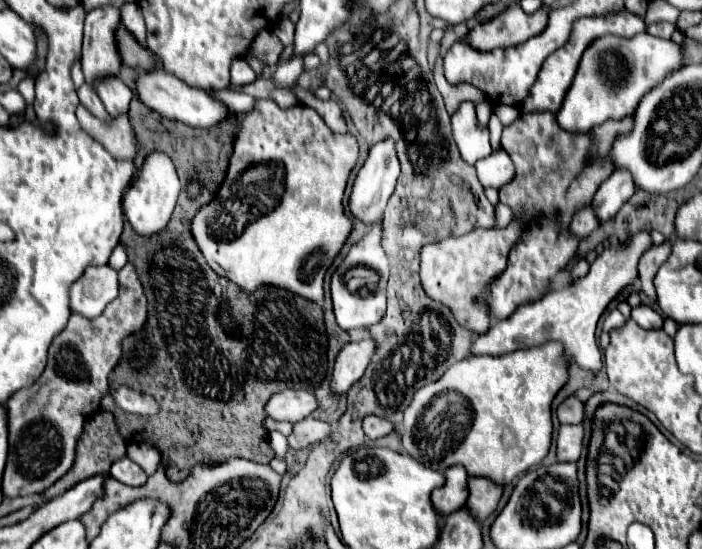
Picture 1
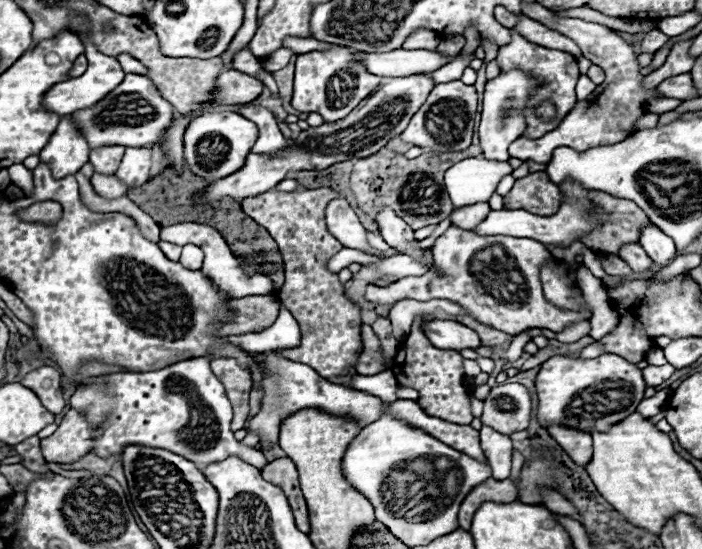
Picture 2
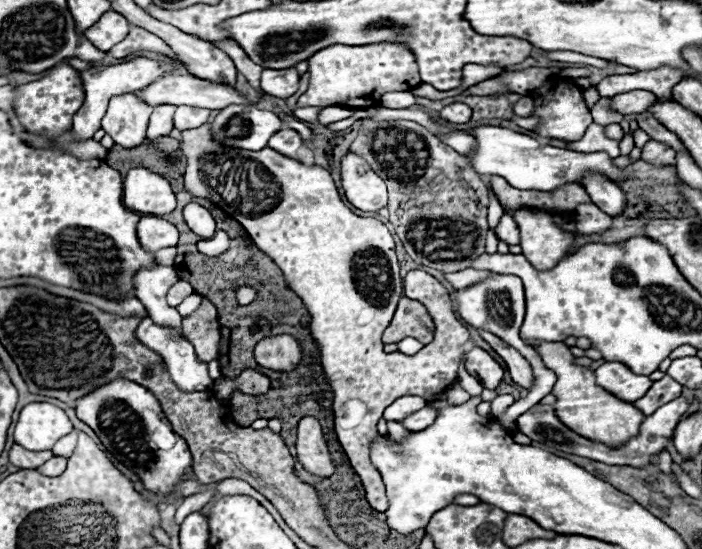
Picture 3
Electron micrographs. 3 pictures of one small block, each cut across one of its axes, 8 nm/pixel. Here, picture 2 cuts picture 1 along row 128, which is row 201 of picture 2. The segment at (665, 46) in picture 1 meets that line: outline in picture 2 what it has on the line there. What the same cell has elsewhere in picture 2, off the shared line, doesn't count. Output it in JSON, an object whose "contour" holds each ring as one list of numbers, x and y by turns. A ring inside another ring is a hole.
{"contour":[[566,182,564,186,560,186,560,190,564,192,564,204,560,206,560,212,554,216,534,216,530,212,524,210,492,210,476,228,474,232,480,236,498,236,498,234,506,234,506,236,528,236,532,240,540,240,542,244,558,244,558,246,568,246,572,242,576,242,584,232,590,232,592,228,596,228,598,224,598,216,594,214,594,204,588,198,588,190,580,188,578,184]]}

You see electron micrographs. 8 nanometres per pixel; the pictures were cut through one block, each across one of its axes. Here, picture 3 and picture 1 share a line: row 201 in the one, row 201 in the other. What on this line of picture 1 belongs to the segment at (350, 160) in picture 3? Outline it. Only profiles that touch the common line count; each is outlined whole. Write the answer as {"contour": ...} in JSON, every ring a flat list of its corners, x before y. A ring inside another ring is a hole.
{"contour":[[382,140,382,142,374,144,368,152,368,158,366,158,364,166,358,170,354,186,352,186,352,194,350,194,350,202,348,202,352,216,362,220,368,228,372,228,378,220,382,220,386,202,394,192,398,174,400,174,400,164,398,164,392,140]]}

